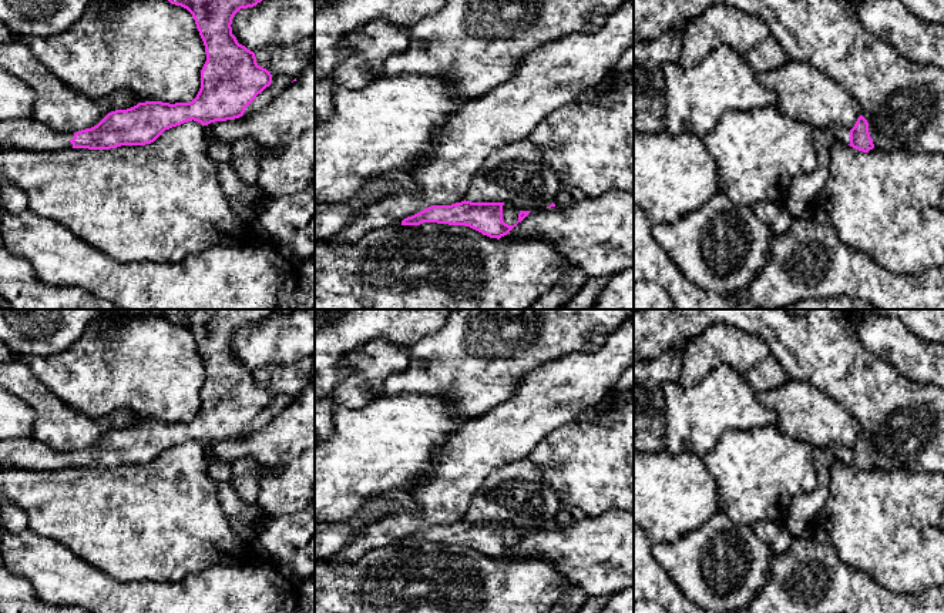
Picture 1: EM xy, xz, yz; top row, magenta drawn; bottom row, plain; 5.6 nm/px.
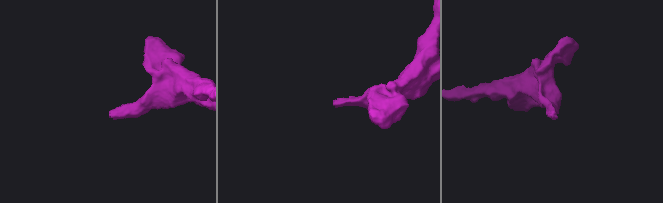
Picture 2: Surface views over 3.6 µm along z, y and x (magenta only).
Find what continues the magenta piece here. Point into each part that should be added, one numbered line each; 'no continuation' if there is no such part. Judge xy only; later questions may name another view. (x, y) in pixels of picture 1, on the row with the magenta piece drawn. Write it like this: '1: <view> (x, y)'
1: xy (29, 134)

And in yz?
1: yz (840, 133)

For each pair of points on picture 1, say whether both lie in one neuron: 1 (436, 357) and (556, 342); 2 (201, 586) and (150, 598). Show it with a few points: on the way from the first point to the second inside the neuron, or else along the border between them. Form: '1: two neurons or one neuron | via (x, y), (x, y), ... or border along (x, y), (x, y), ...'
1: one neuron | via (466, 357), (476, 357), (490, 342), (526, 342)
2: one neuron | via (188, 598), (163, 598)

